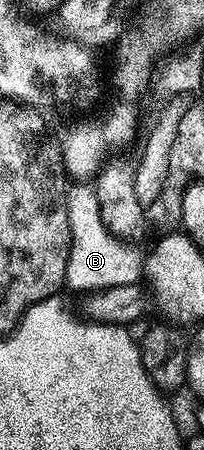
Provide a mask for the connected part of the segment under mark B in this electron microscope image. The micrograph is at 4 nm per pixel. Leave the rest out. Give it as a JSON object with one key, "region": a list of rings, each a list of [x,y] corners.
{"region":[[[74,182],[67,188],[69,231],[72,233],[66,284],[70,289],[93,293],[116,285],[137,283],[145,268],[143,252],[133,242],[110,232],[103,223],[95,186],[91,183]]]}

